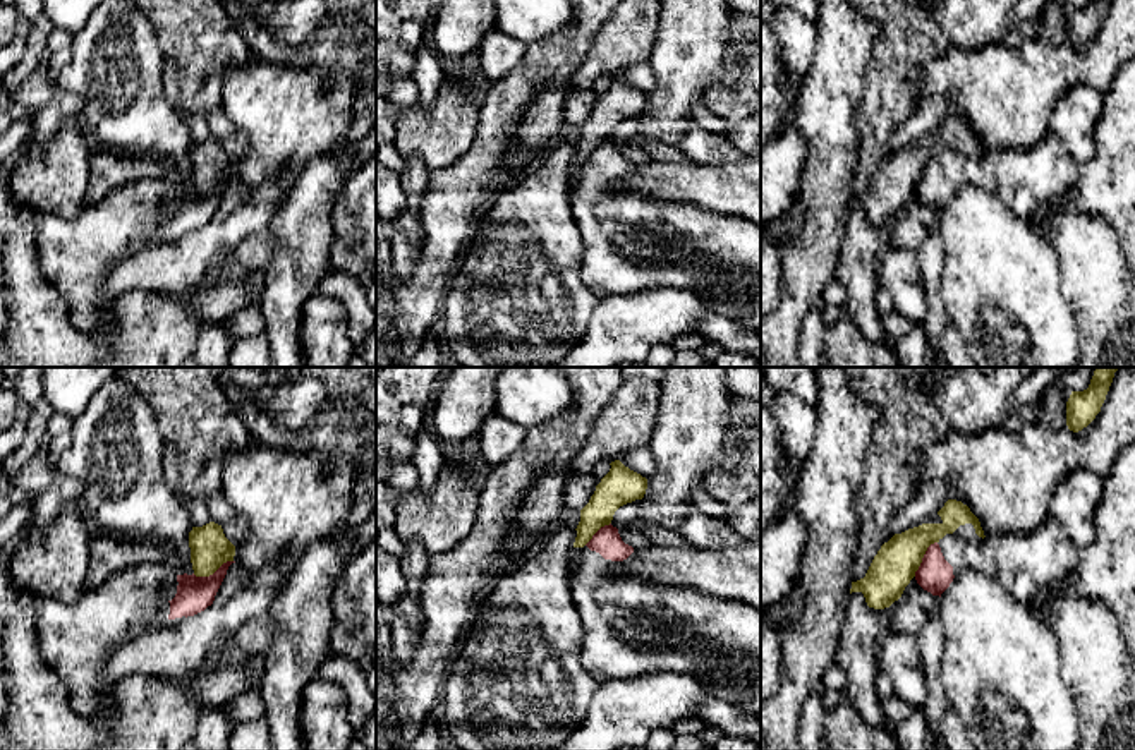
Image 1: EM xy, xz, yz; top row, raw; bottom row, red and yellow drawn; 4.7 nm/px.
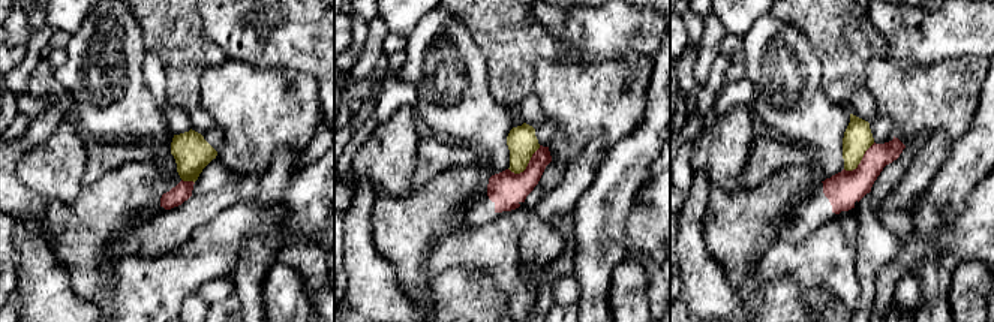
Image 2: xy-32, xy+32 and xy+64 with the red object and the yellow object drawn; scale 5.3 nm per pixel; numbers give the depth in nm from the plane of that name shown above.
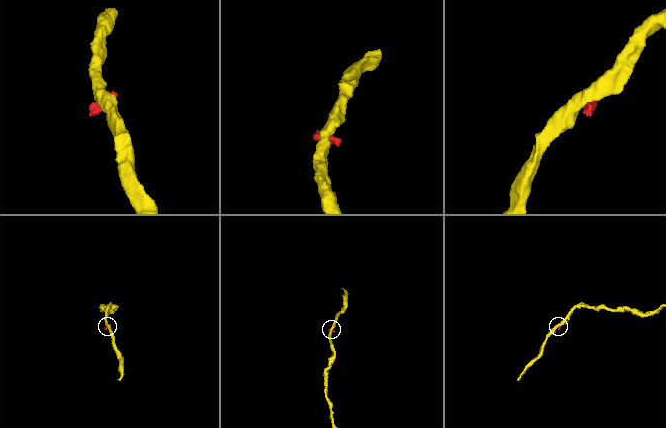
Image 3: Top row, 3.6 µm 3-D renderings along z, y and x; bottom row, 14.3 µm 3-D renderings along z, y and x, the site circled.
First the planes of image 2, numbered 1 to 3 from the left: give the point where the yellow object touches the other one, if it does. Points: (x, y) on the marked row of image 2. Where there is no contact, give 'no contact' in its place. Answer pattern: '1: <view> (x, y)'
1: xy-32 (188, 181)
2: xy+32 (528, 165)
3: xy+64 (861, 160)

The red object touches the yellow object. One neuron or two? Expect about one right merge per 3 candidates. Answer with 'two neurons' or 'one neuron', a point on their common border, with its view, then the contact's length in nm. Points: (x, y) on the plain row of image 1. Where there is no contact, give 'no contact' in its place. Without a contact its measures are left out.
two neurons | xy (213, 189) | 200 nm

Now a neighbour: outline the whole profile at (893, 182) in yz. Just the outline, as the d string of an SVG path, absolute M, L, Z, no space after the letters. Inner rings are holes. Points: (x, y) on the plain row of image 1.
M852 0L817 3L816 48L793 118L793 130L807 141L807 158L793 196L805 213L798 237L778 245L780 304L773 314L761 318L766 367L798 367L804 319L835 280L852 208L862 208L869 223L889 223L915 192L931 160L965 139L986 153L970 124L948 115L938 127L941 139L922 139L895 149L881 161L865 192L853 197L860 163L855 112L881 24L859 14Z

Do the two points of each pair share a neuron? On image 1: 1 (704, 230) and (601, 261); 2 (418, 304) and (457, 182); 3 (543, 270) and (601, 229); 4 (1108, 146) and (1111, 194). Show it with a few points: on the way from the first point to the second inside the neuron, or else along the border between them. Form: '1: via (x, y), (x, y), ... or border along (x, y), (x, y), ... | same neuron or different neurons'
1: via (673, 225), (665, 217), (641, 217), (612, 234) | same neuron
2: via (433, 273), (443, 246), (449, 213) | same neuron
3: border along (569, 203), (582, 242), (582, 282) | different neurons
4: via (1108, 158), (1108, 182) | same neuron

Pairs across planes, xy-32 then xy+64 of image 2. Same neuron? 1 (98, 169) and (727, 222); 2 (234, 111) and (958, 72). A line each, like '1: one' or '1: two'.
1: one
2: one

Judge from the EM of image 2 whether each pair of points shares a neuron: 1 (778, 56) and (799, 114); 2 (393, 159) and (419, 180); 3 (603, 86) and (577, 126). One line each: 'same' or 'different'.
1: same
2: different
3: same

